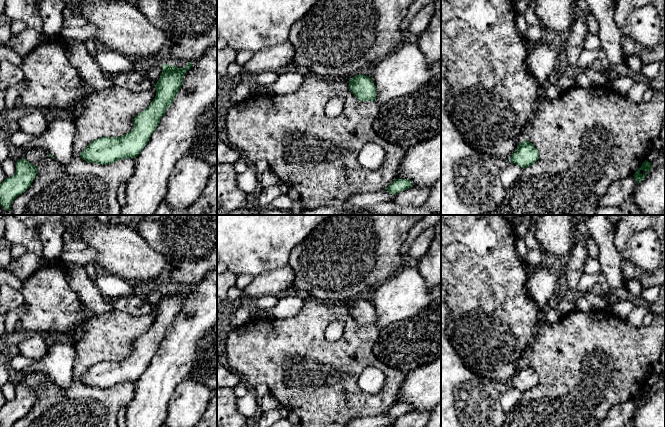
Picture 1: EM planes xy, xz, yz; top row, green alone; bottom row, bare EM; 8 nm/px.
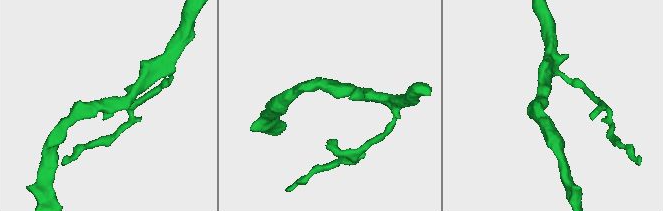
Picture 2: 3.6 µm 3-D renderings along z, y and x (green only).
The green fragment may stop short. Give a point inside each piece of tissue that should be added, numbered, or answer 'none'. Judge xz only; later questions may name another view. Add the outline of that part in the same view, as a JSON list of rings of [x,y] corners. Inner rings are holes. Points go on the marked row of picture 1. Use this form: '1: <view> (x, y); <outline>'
none

